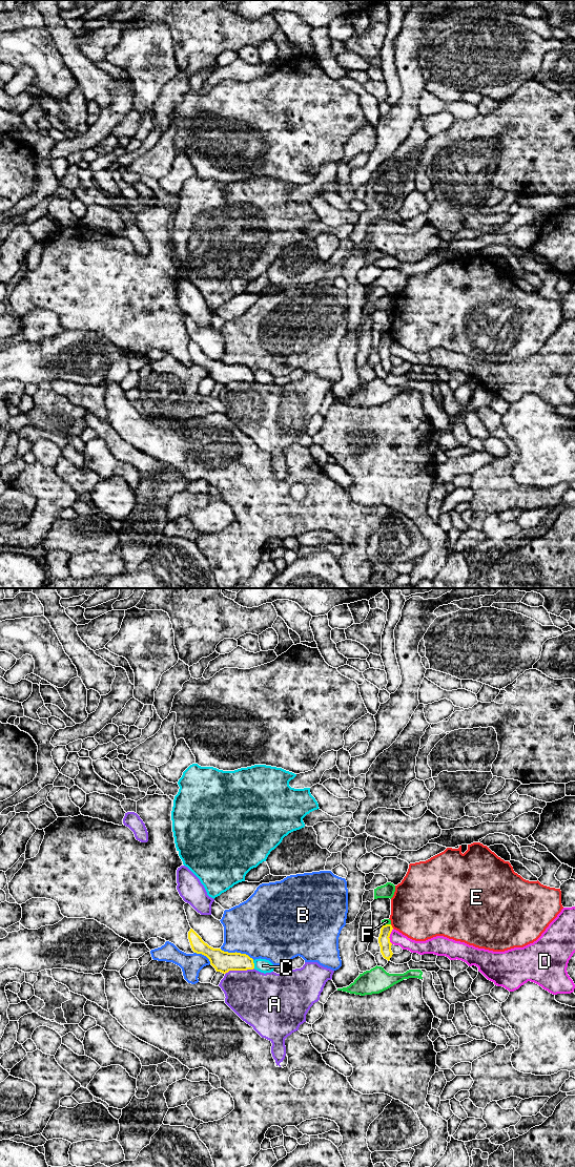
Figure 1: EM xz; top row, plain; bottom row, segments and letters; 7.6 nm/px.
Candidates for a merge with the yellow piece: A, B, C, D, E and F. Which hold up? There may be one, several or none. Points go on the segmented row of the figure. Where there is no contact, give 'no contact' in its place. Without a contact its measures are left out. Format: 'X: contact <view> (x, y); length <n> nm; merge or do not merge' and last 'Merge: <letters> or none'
A: contact xz (239, 970); length 220 nm; do not merge
B: contact xz (235, 952); length 280 nm; do not merge
C: contact xz (253, 964); length 70 nm; do not merge
D: contact xz (389, 936); length 120 nm; do not merge
E: contact xz (391, 926); length 40 nm; do not merge
F: contact xz (386, 924); length 70 nm; do not merge
Merge: none

